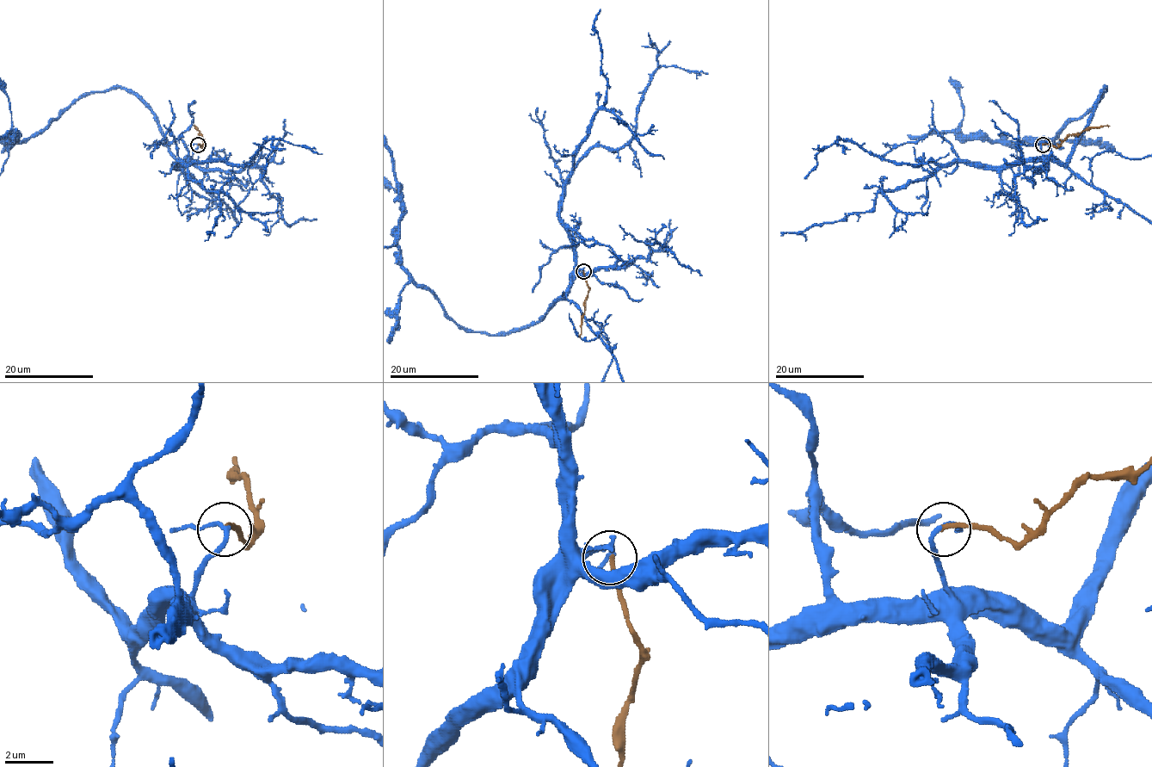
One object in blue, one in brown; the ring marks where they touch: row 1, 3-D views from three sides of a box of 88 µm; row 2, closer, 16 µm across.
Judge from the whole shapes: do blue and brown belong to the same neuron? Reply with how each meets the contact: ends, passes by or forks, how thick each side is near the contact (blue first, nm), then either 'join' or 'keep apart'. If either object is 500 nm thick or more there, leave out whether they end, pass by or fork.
blue passes by | brown ends | 160/180 nm | join

